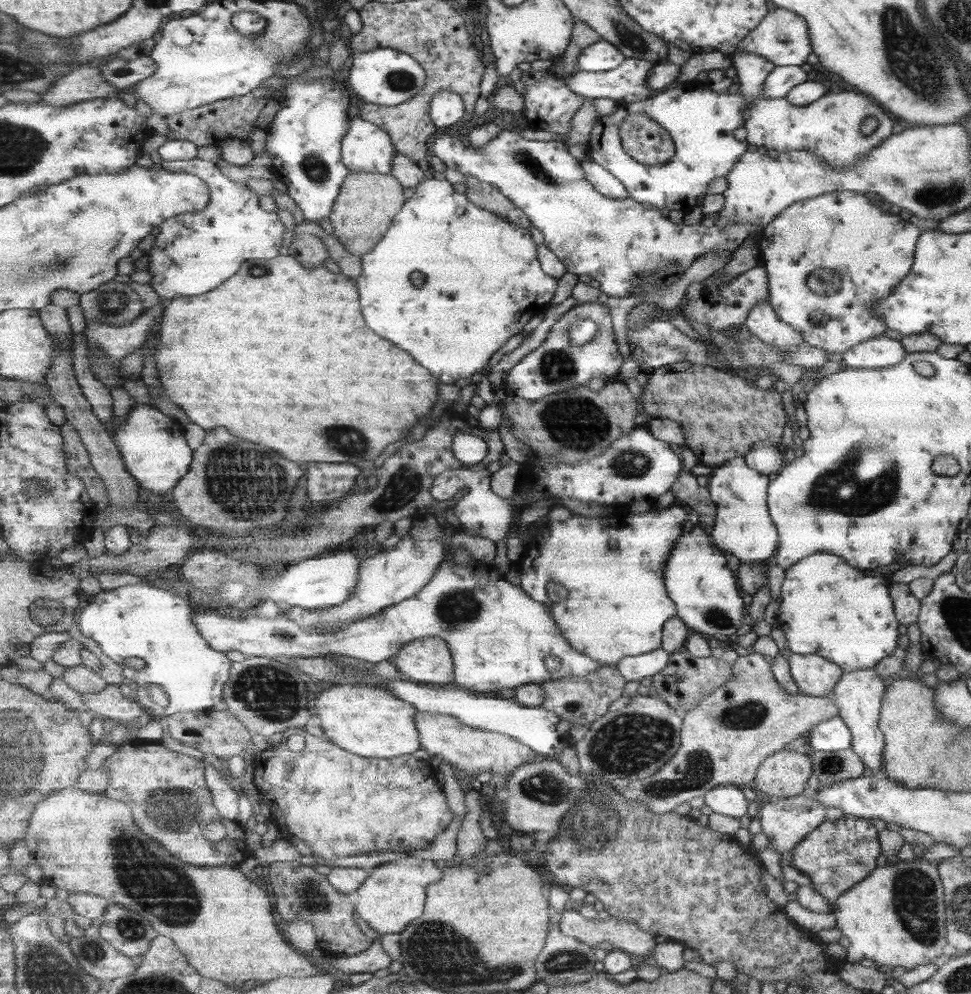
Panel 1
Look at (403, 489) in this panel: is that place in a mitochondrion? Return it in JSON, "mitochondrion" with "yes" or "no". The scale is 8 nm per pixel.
{"mitochondrion":"yes"}

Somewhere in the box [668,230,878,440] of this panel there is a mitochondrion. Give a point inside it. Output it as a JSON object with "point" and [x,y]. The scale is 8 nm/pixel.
{"point":[822,283]}

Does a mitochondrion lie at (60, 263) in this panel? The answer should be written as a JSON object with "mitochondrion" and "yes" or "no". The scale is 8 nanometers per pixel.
{"mitochondrion":"yes"}

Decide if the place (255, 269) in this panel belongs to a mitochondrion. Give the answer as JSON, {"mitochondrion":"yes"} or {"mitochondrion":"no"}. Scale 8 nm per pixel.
{"mitochondrion":"yes"}

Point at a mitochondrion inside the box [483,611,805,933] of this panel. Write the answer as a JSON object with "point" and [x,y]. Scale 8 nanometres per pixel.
{"point":[632,744]}

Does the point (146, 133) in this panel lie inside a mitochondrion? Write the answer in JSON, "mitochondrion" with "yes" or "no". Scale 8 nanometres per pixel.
{"mitochondrion":"no"}

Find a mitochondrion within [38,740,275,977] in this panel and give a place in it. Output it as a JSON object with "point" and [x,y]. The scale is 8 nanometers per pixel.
{"point":[158,886]}

